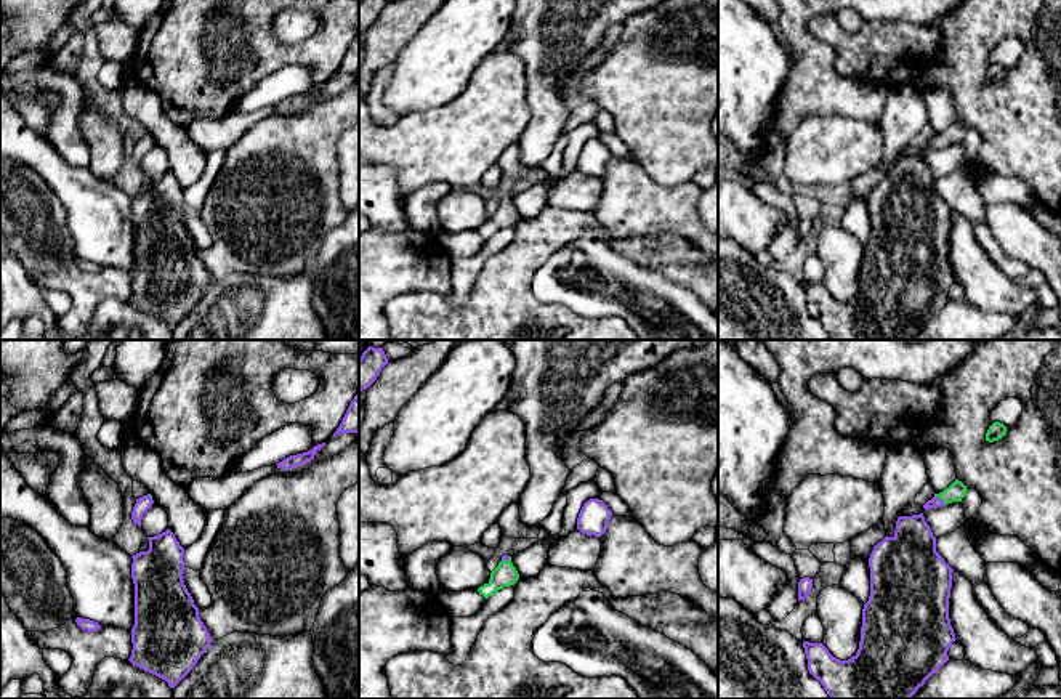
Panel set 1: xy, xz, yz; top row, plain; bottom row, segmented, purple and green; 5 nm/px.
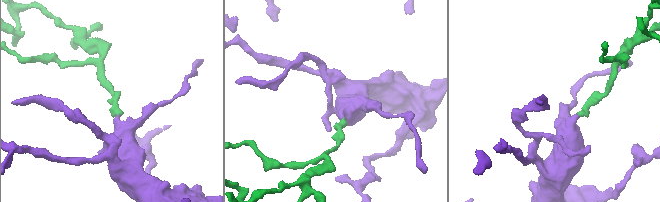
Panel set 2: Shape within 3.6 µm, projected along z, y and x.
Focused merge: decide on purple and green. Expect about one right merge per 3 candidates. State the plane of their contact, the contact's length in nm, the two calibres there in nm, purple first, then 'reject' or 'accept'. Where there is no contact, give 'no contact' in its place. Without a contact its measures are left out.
yz | 70 nm | 60/90 nm | accept

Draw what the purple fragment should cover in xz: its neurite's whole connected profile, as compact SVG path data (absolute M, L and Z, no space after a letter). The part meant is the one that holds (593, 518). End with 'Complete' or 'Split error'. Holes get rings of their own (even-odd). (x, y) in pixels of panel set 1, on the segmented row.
M590 499L583 503L579 513L577 529L582 534L601 537L607 529L611 516L612 511L603 500Z. Complete

